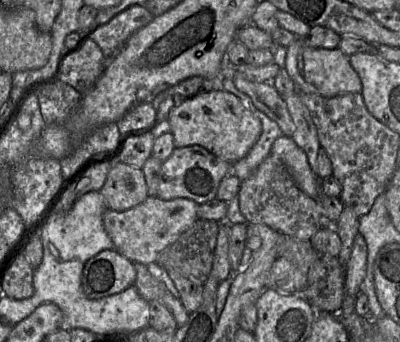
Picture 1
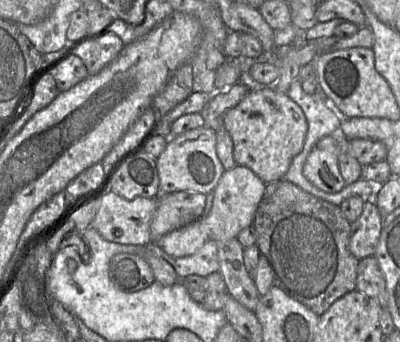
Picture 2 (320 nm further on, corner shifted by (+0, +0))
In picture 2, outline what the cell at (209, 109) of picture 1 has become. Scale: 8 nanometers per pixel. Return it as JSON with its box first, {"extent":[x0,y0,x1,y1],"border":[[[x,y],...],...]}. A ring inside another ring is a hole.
{"extent":[221,86,308,184],"border":[[[273,86],[250,89],[245,97],[221,116],[223,127],[233,141],[233,157],[236,165],[252,170],[265,184],[282,180],[293,158],[299,154],[307,134],[308,124],[301,107],[286,93],[277,92]]]}

